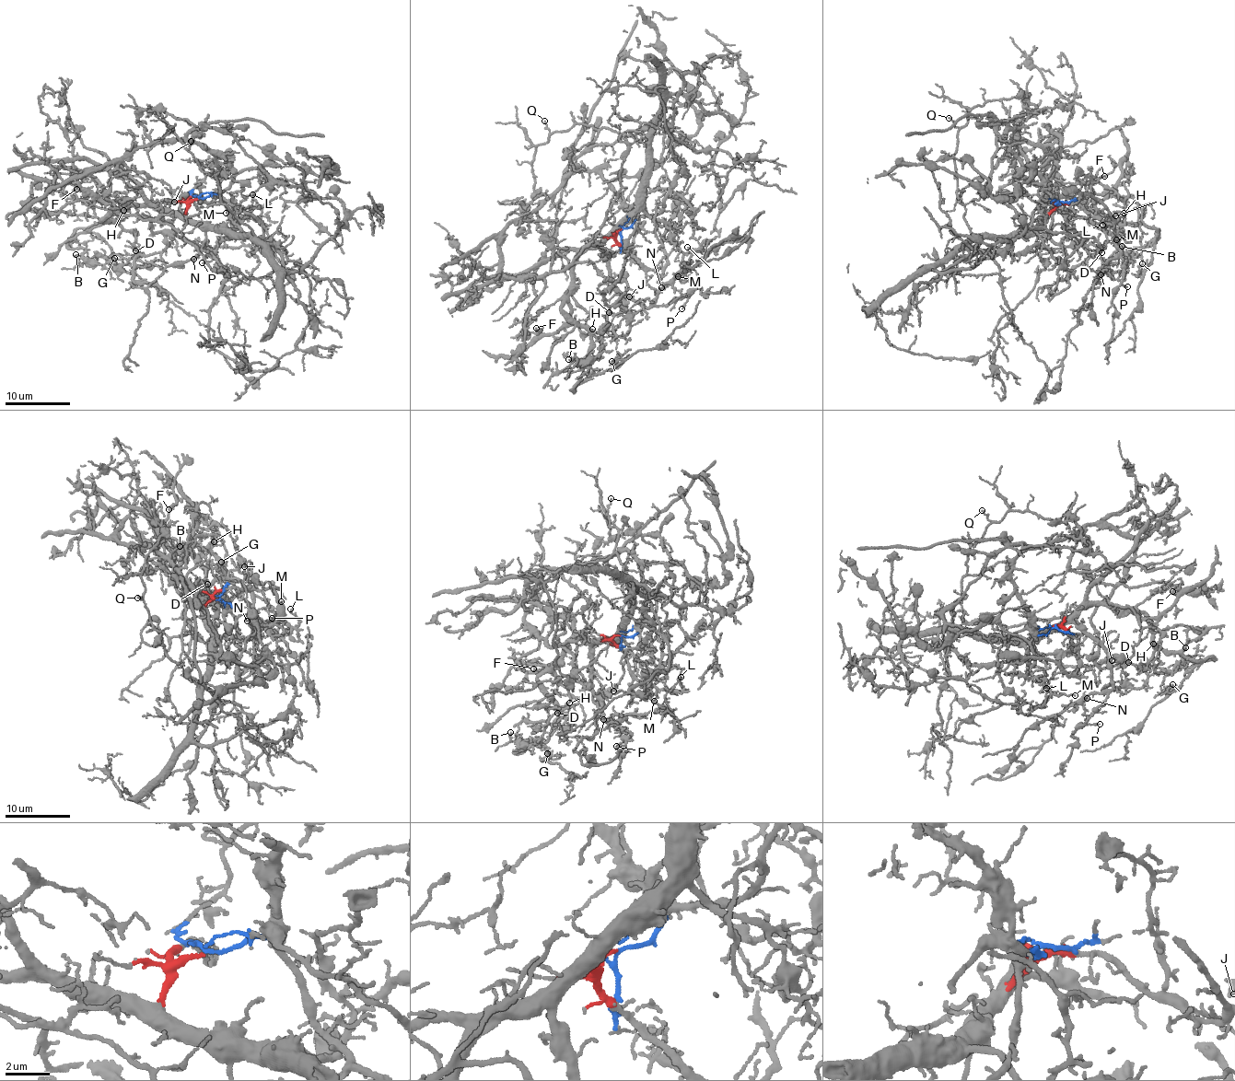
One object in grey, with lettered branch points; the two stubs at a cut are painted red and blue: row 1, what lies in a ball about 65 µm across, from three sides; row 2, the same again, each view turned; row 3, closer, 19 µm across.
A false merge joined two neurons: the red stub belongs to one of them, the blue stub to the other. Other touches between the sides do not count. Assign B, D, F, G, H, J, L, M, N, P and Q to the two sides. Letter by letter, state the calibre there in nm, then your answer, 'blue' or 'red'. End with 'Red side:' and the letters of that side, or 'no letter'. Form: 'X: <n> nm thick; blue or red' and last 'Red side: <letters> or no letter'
B: 110 nm thick; red
D: 180 nm thick; red
F: 100 nm thick; red
G: 80 nm thick; red
H: 170 nm thick; red
J: 120 nm thick; red
L: 180 nm thick; red
M: 90 nm thick; red
N: 110 nm thick; red
P: 140 nm thick; red
Q: 100 nm thick; red
Red side: B, D, F, G, H, J, L, M, N, P, Q

